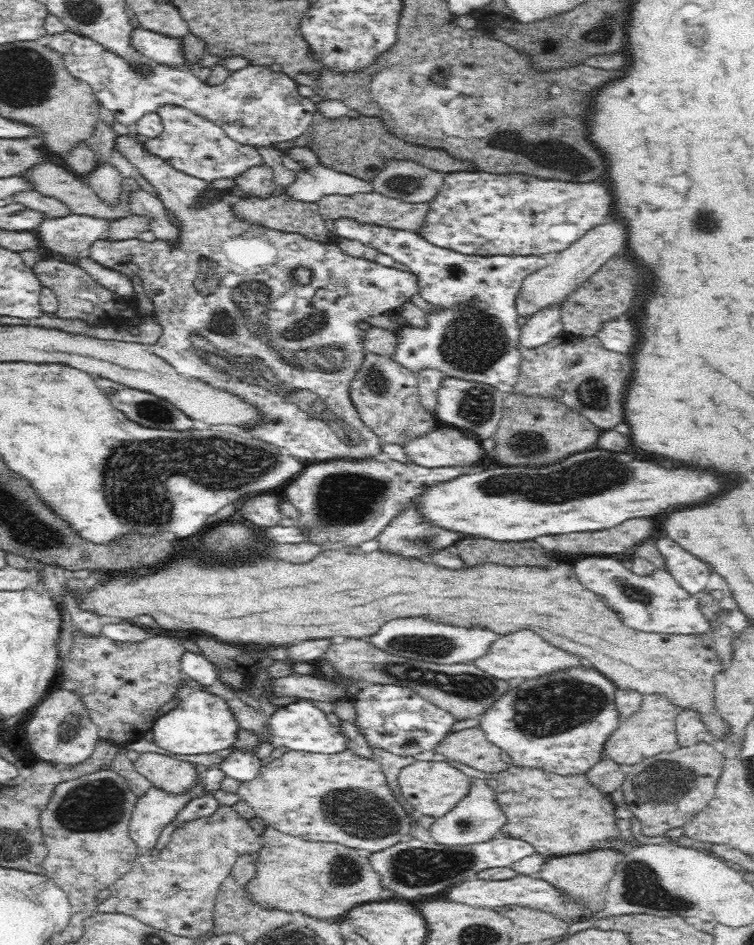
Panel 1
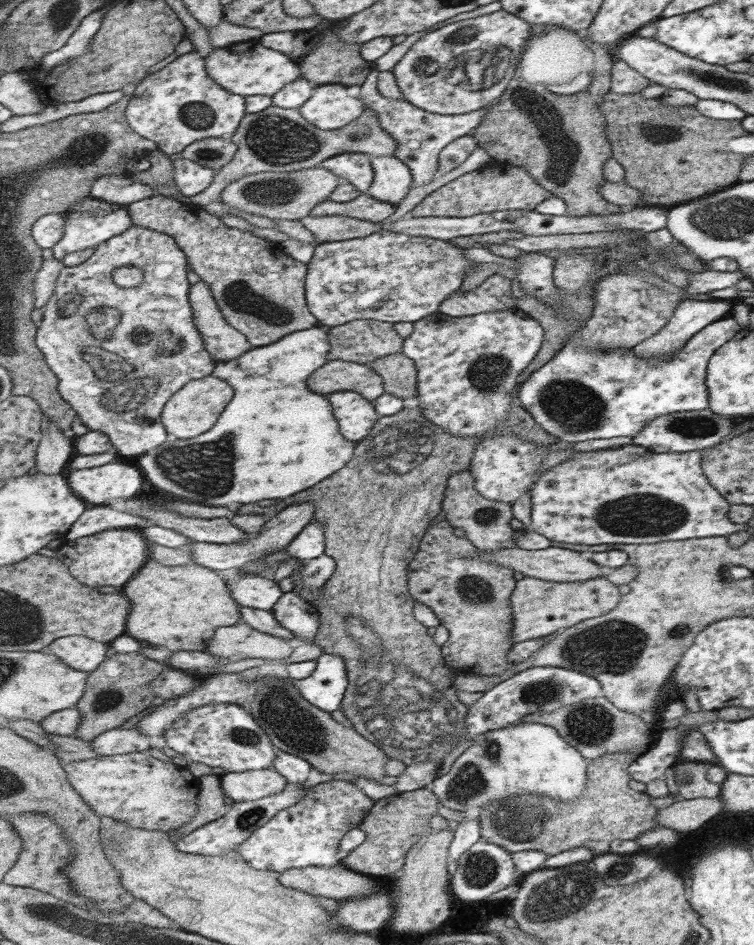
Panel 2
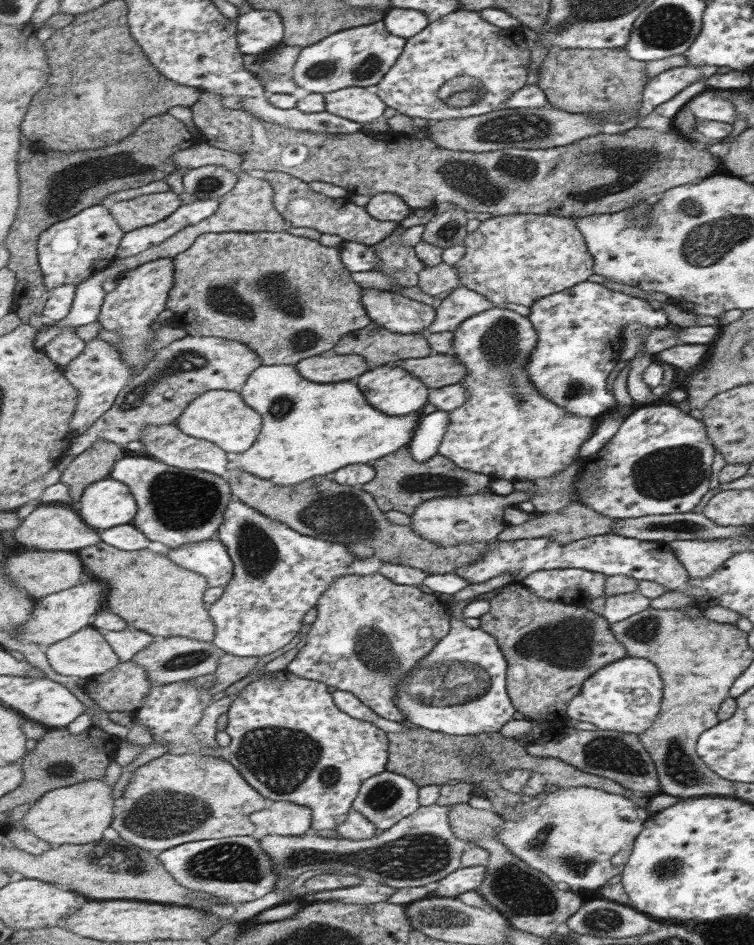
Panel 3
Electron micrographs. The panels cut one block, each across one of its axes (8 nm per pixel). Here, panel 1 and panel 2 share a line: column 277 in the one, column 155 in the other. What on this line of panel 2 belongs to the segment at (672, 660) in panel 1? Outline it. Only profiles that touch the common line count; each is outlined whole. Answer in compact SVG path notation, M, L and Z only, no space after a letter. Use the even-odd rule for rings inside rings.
M149 560L141 574L125 586L127 596L129 592L133 612L127 622L127 634L175 651L209 650L207 646L215 636L215 628L238 625L242 619L242 606L235 601L225 584L225 577L220 572L193 563L189 566L161 566L159 562ZM135 588L143 600L133 600Z

